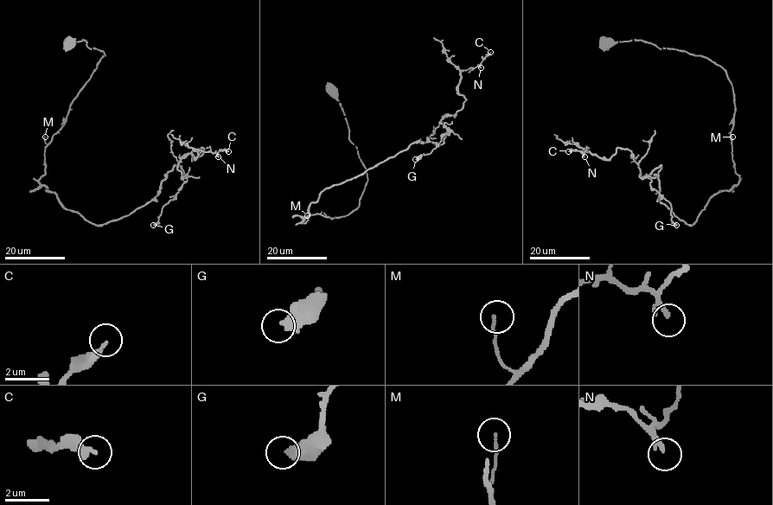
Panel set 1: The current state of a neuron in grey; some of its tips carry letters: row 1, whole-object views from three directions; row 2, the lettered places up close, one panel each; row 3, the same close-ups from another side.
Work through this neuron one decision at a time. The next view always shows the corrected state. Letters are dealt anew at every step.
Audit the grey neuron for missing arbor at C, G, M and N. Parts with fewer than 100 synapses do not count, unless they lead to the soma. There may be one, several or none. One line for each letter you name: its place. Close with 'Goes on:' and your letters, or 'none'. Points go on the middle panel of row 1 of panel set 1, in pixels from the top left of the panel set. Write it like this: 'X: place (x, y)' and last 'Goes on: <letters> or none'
Goes on: none

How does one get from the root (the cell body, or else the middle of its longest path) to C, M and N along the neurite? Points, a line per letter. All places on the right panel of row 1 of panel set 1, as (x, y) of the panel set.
C: (607, 42), (725, 71), (739, 182), (687, 225), (659, 201), (661, 165), (641, 176), (629, 150), (568, 151)
M: (607, 42), (642, 40), (661, 48), (699, 54), (719, 65), (733, 88), (732, 137)
N: (607, 42), (725, 71), (739, 180), (687, 225), (659, 201), (661, 165), (584, 156)

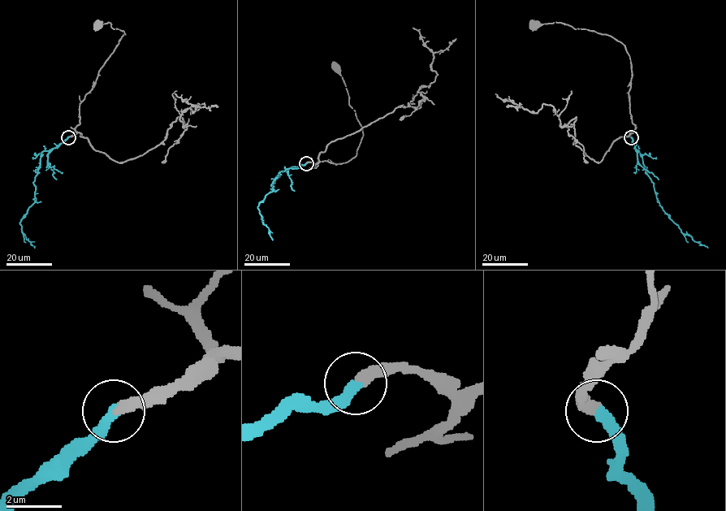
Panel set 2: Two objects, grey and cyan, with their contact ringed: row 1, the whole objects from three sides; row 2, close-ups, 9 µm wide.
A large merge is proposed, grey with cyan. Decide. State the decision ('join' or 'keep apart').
join

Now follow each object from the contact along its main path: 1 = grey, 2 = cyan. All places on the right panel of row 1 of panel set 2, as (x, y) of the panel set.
1: (630, 137), (635, 126), (629, 113), (632, 63), (626, 47), (606, 34), (575, 29), (560, 22), (535, 24)
2: (631, 137), (634, 147), (640, 153), (646, 173), (653, 183), (658, 201), (680, 231), (707, 248)

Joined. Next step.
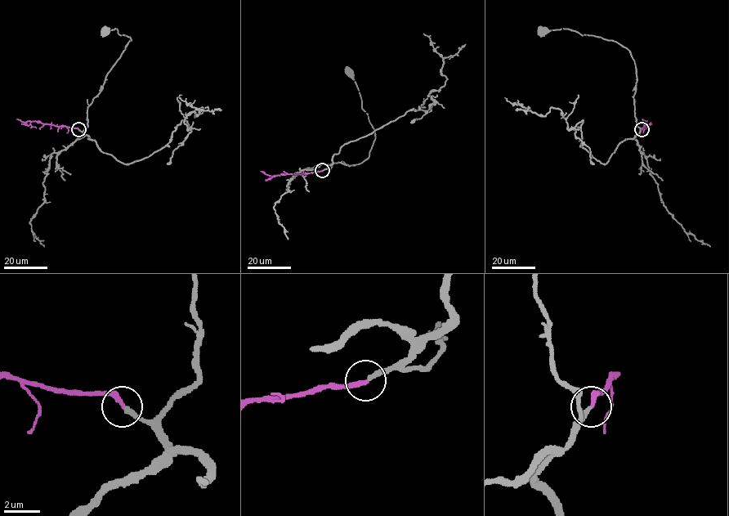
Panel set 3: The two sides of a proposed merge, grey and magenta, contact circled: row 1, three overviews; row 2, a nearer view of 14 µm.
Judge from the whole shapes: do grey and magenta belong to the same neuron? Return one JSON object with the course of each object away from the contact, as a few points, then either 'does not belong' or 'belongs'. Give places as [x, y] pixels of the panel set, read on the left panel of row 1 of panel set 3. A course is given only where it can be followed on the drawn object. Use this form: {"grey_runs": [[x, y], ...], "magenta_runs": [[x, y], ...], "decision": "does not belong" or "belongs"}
{"grey_runs": [[78, 129], [82, 131], [87, 126], [87, 107], [131, 39], [120, 35], [116, 29], [107, 31]], "magenta_runs": [[78, 129], [16, 118]], "decision": "belongs"}

